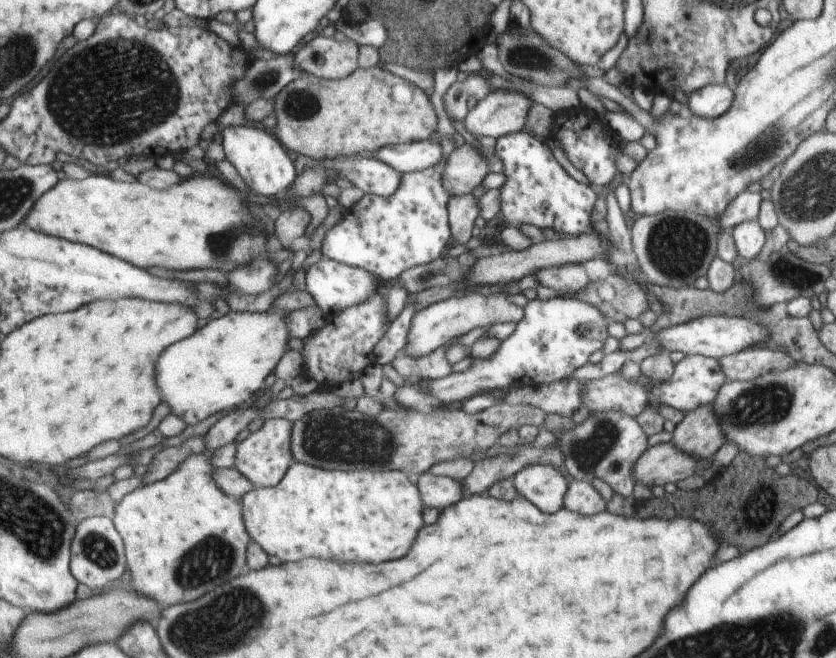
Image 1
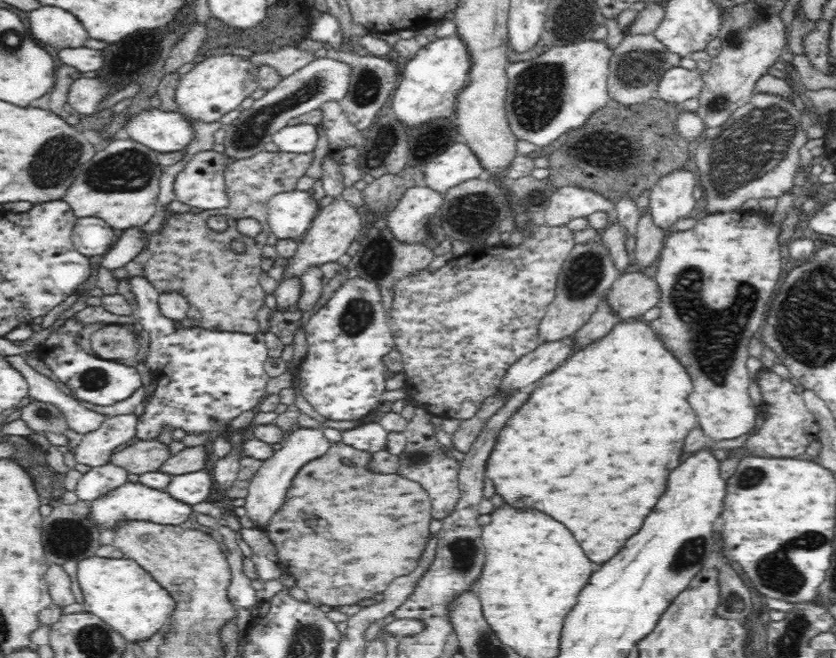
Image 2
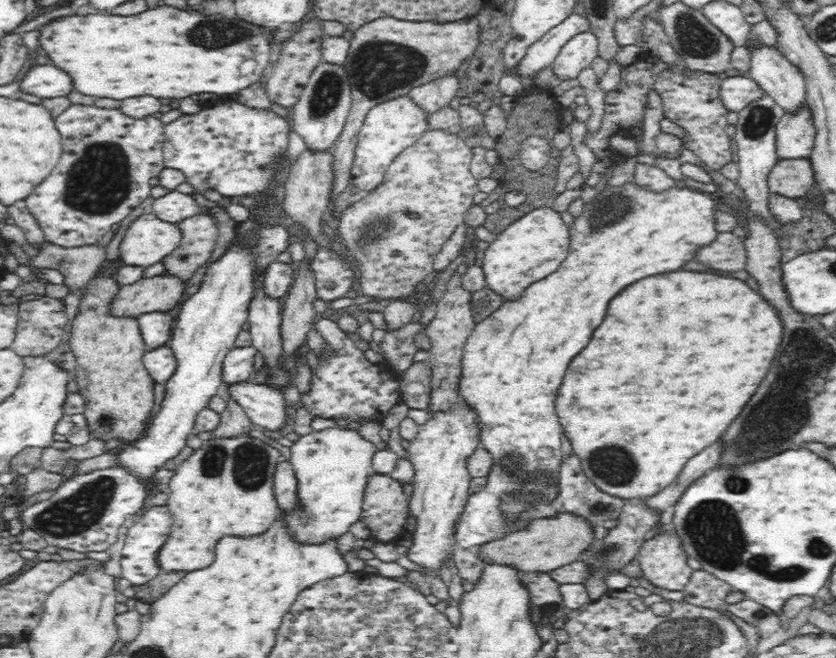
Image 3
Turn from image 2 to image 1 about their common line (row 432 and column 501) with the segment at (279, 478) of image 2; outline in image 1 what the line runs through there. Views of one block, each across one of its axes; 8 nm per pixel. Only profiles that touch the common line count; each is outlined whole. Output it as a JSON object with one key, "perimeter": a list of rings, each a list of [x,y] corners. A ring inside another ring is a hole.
{"perimeter":[[[481,289],[480,292],[470,292],[464,296],[454,296],[443,302],[430,304],[412,316],[411,325],[408,331],[405,354],[411,358],[420,358],[438,350],[456,338],[474,330],[499,323],[519,322],[524,318],[524,310],[508,300],[507,293],[500,289]]]}

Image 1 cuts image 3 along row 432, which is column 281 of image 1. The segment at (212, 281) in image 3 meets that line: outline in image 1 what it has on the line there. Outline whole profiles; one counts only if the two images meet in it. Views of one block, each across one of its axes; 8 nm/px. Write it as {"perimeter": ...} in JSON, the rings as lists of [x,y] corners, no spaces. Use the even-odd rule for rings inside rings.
{"perimeter":[[[259,124],[230,126],[223,131],[223,147],[227,160],[237,168],[244,182],[258,196],[275,196],[290,190],[297,182],[296,158],[275,135],[275,131],[264,129]]]}

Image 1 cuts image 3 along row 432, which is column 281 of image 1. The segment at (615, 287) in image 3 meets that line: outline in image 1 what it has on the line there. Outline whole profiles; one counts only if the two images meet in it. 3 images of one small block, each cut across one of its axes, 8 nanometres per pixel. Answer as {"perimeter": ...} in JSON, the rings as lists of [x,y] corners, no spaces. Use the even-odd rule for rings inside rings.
{"perimeter":[[[300,461],[278,486],[258,487],[243,499],[245,519],[253,540],[282,562],[298,562],[306,558],[326,558],[338,562],[386,562],[402,558],[410,552],[418,530],[424,526],[423,498],[416,484],[398,470],[331,470]]]}

